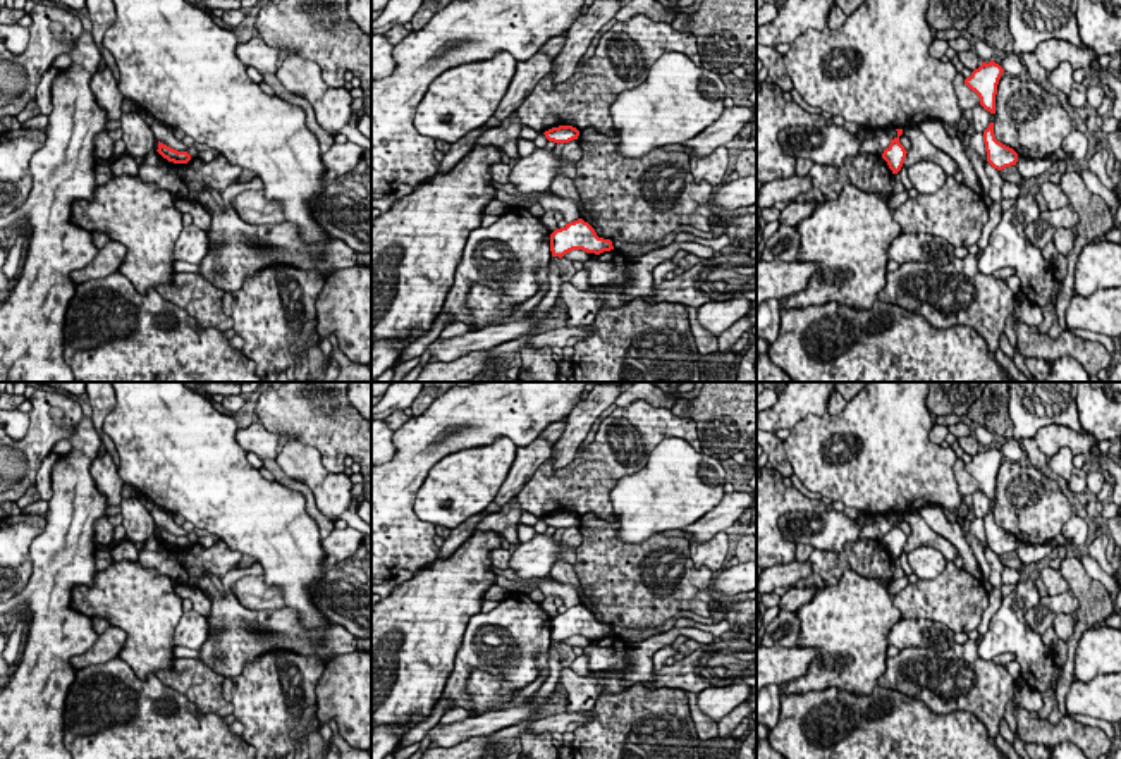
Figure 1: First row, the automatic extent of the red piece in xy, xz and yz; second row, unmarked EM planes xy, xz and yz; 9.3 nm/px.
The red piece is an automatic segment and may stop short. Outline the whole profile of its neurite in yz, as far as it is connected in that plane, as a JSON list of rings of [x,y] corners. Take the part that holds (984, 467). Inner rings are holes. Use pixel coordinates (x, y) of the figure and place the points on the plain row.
[[[1009,382],[1009,418],[1013,437],[1001,449],[982,447],[965,465],[965,470],[980,484],[980,491],[995,499],[997,470],[1004,458],[1020,463],[1021,441],[1033,437],[1038,429],[1057,423],[1083,432],[1076,408],[1078,382]]]

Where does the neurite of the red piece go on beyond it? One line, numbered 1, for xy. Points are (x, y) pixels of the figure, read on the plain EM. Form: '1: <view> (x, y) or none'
1: none

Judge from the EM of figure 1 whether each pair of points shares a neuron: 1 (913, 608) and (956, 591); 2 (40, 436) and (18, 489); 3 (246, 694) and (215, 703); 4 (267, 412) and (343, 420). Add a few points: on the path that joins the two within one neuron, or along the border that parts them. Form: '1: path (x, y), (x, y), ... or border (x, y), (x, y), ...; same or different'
1: path (924, 599), (946, 599); same
2: path (31, 450), (31, 463), (23, 475); same
3: border (224, 678), (222, 696), (232, 706), (232, 713); different
4: path (286, 412), (317, 412), (324, 419); same

